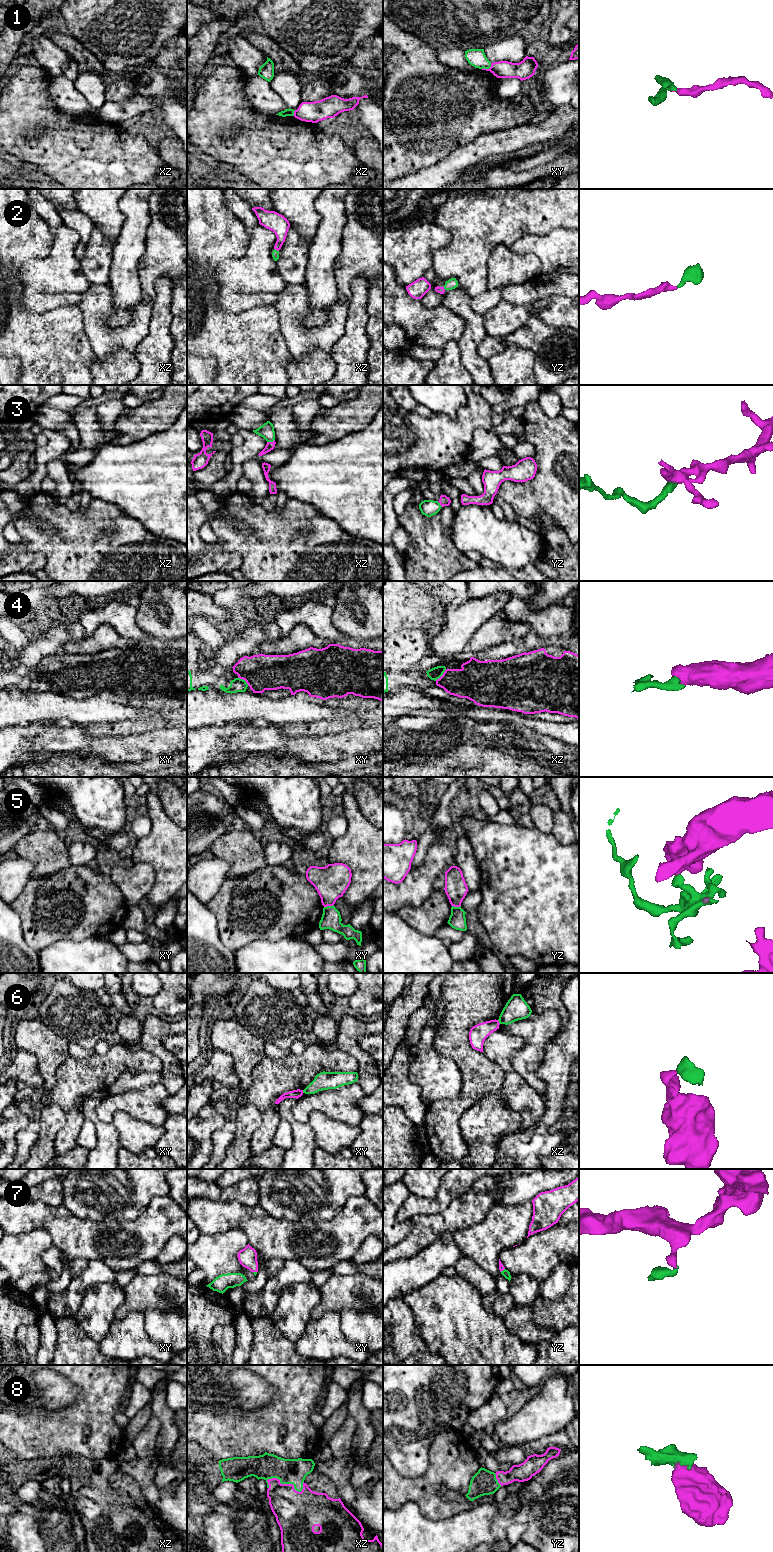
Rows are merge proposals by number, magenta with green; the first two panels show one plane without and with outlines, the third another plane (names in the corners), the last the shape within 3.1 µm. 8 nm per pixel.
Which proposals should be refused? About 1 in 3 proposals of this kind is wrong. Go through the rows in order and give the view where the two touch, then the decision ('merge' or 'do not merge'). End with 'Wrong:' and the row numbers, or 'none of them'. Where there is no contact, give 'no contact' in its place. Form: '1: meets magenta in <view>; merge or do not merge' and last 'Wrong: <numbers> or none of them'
1: meets magenta in xy; merge
2: meets magenta in xz; merge
3: meets magenta in xz; merge
4: meets magenta in xz; merge
5: meets magenta in xy; do not merge
6: meets magenta in xz; do not merge
7: meets magenta in yz; merge
8: meets magenta in xz; merge
Wrong: 5, 6

